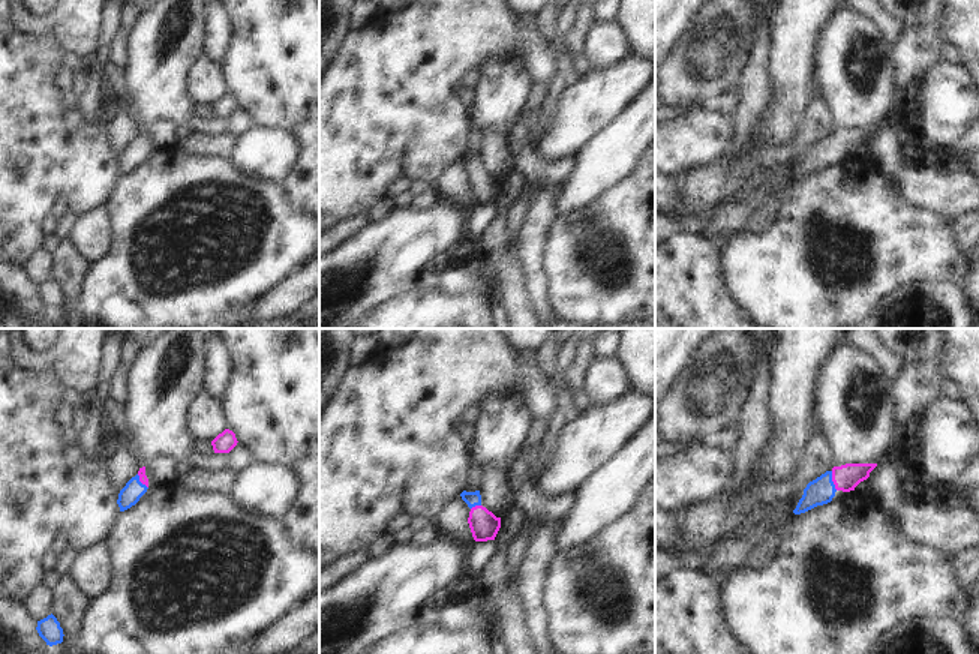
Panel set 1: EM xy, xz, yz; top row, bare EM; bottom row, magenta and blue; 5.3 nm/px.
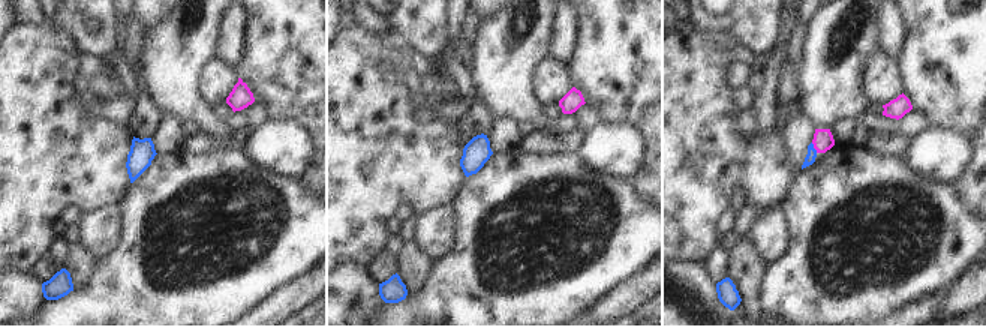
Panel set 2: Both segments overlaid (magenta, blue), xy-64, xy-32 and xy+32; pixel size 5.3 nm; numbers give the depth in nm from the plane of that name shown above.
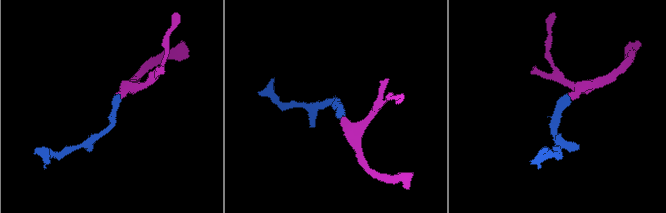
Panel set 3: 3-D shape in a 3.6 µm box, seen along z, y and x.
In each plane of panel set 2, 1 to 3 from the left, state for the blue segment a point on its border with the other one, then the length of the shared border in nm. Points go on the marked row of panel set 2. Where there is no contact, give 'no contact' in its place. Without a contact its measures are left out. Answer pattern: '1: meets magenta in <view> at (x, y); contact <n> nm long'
1: no contact
2: no contact
3: meets magenta in xy+32 at (814, 147); contact 70 nm long

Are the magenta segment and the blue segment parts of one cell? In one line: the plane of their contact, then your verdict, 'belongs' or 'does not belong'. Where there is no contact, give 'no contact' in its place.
yz | belongs

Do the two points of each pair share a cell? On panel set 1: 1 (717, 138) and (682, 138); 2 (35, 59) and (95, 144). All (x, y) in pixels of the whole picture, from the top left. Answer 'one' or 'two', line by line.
1: one
2: one

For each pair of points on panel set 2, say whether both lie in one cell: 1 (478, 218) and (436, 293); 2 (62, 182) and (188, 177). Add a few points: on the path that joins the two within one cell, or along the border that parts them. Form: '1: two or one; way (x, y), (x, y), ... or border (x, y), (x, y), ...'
1: one; way (478, 236), (478, 251), (454, 275)
2: two; border (131, 183), (117, 203)

